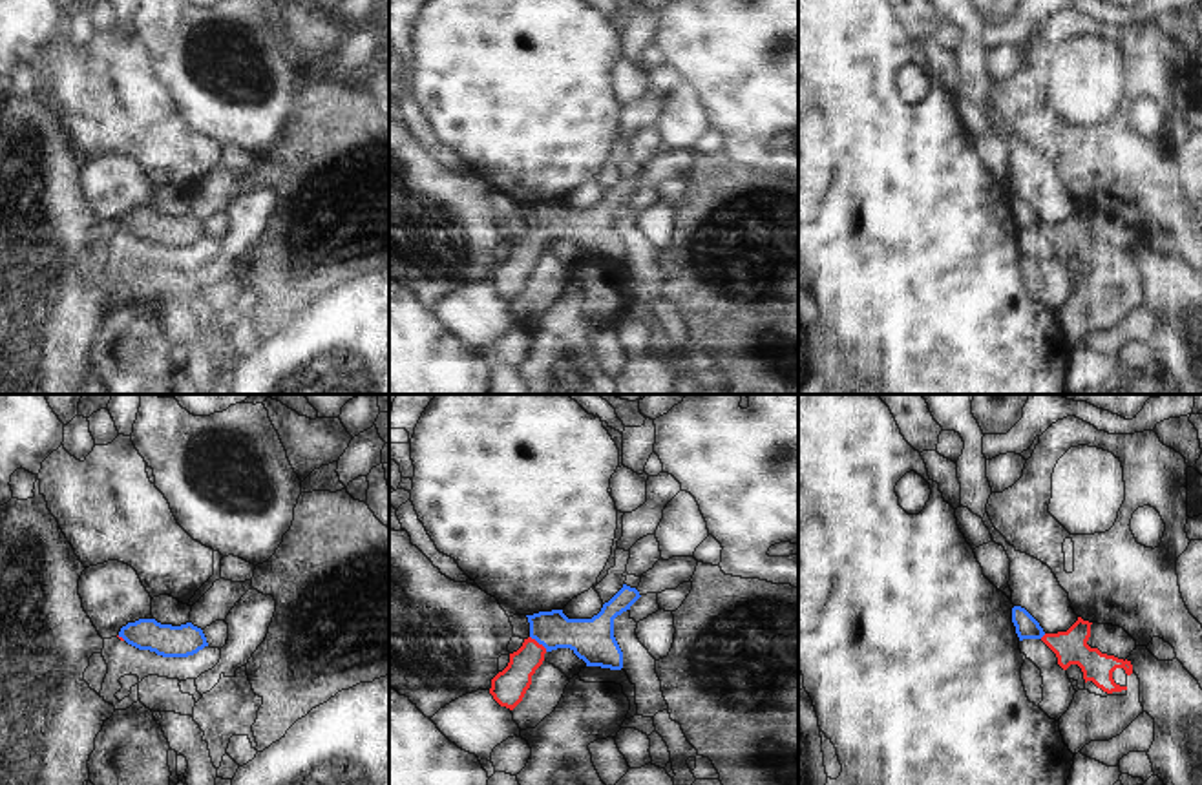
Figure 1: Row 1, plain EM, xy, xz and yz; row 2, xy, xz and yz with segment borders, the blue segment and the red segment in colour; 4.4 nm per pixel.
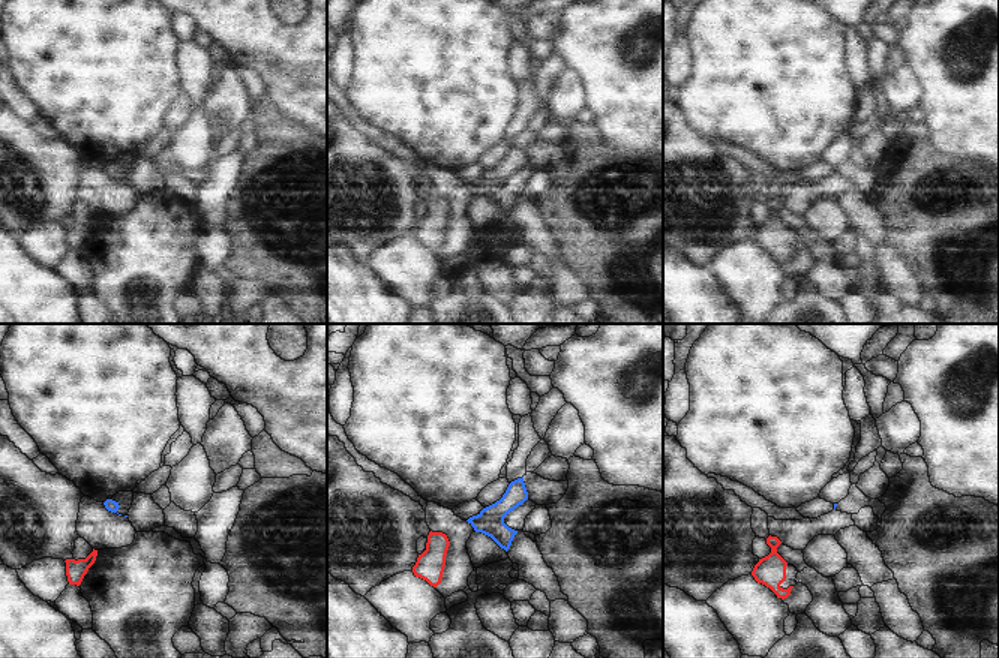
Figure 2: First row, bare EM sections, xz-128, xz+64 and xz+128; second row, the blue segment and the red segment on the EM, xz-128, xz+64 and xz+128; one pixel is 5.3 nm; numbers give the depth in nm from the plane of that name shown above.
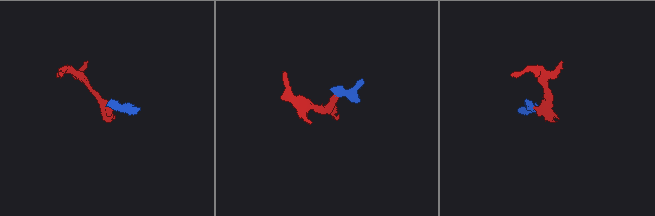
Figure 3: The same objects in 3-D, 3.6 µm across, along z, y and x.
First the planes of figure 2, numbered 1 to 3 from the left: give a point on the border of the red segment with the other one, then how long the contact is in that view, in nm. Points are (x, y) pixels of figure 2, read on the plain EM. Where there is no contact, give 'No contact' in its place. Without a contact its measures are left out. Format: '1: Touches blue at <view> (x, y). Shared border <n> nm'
1: No contact
2: No contact
3: No contact.

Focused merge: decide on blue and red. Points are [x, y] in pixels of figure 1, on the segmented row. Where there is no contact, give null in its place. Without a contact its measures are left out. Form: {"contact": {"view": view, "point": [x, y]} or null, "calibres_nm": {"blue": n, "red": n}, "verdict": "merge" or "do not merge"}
{"contact": {"view": "xz", "point": [539, 643]}, "calibres_nm": {"blue": 190, "red": 160}, "verdict": "merge"}

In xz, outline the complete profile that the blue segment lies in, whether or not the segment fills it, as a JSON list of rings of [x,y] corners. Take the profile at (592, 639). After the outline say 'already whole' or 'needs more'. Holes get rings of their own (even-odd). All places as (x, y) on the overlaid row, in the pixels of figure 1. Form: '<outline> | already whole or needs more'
[[[623,584],[592,619],[568,619],[563,610],[526,615],[530,637],[510,654],[508,666],[491,679],[493,699],[513,710],[530,688],[544,654],[557,648],[570,648],[586,666],[621,670],[623,652],[614,637],[614,619],[630,610],[639,597],[636,588]]] | needs more

